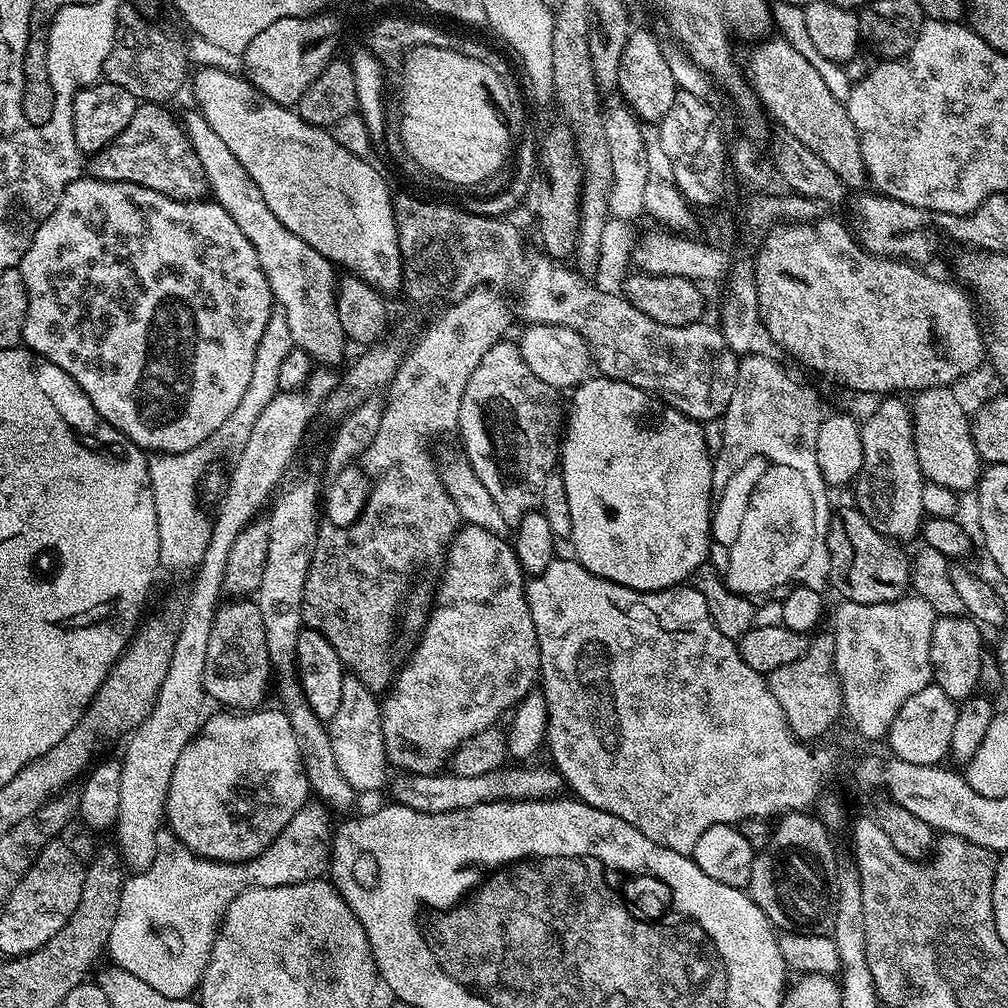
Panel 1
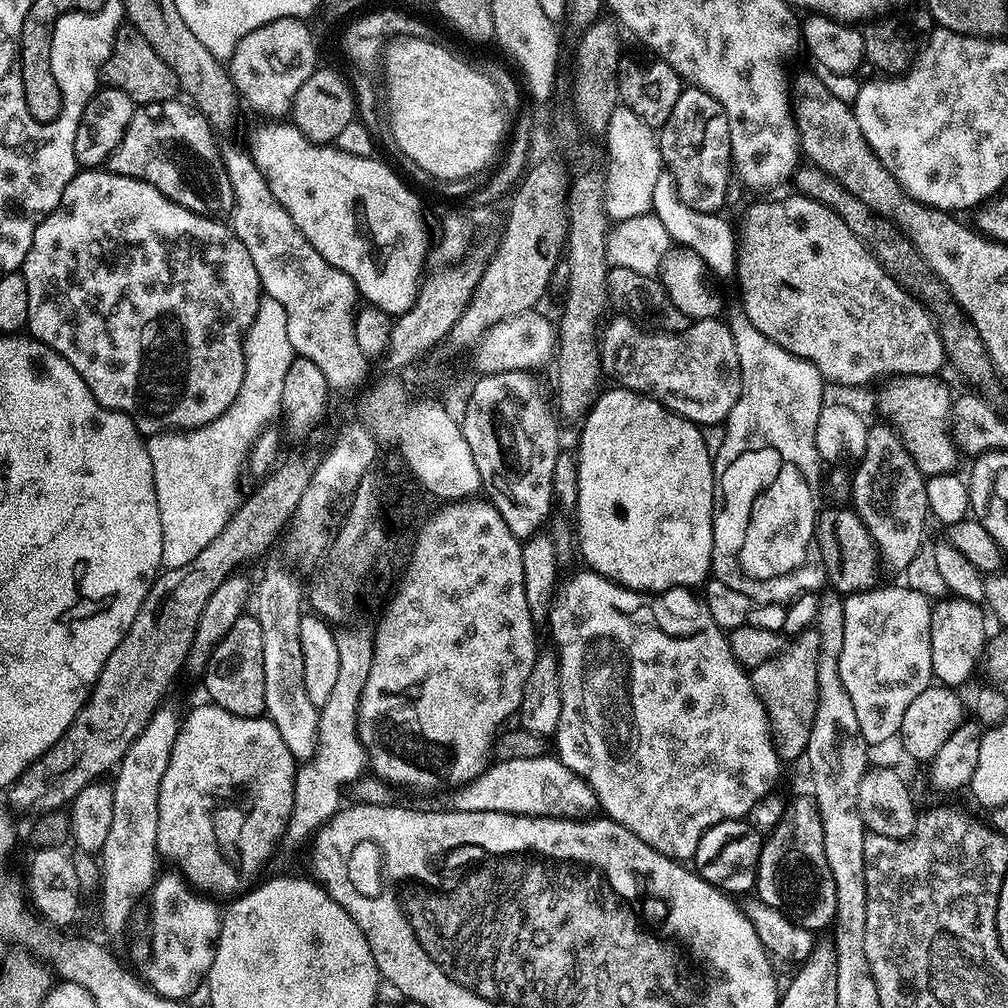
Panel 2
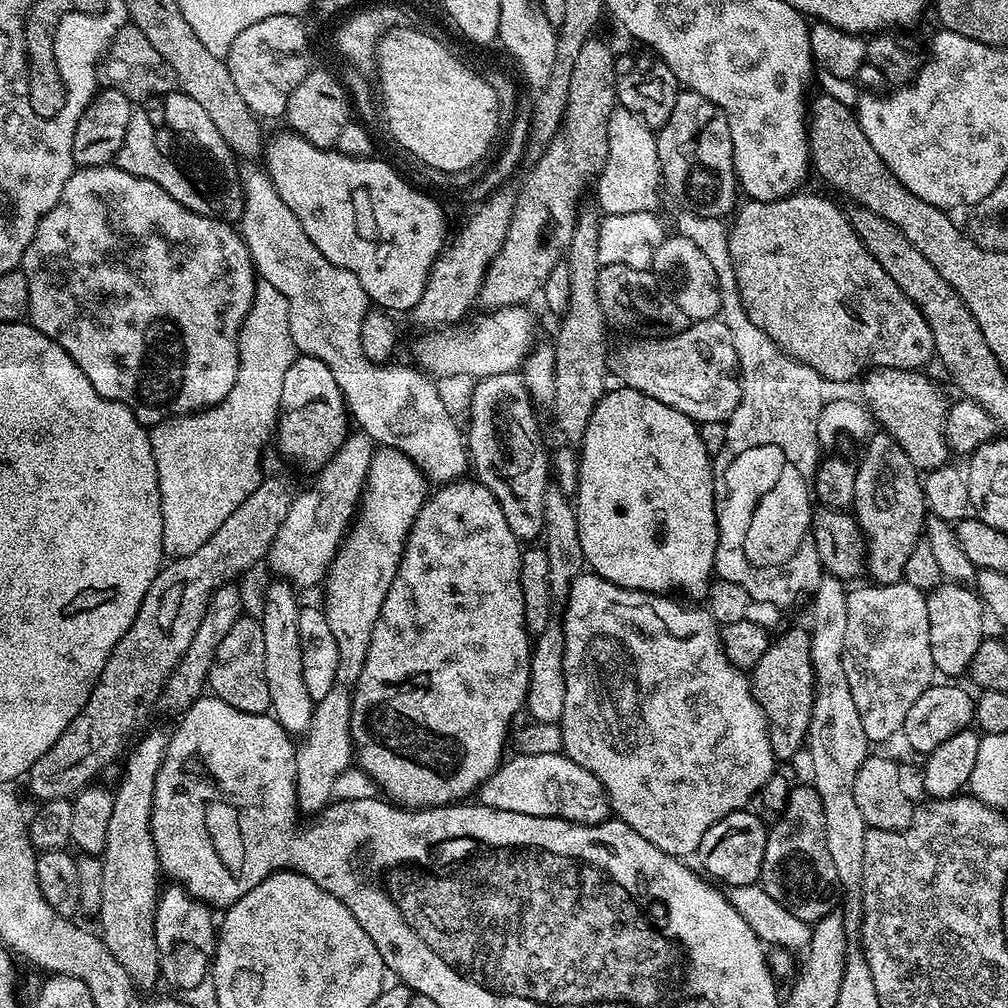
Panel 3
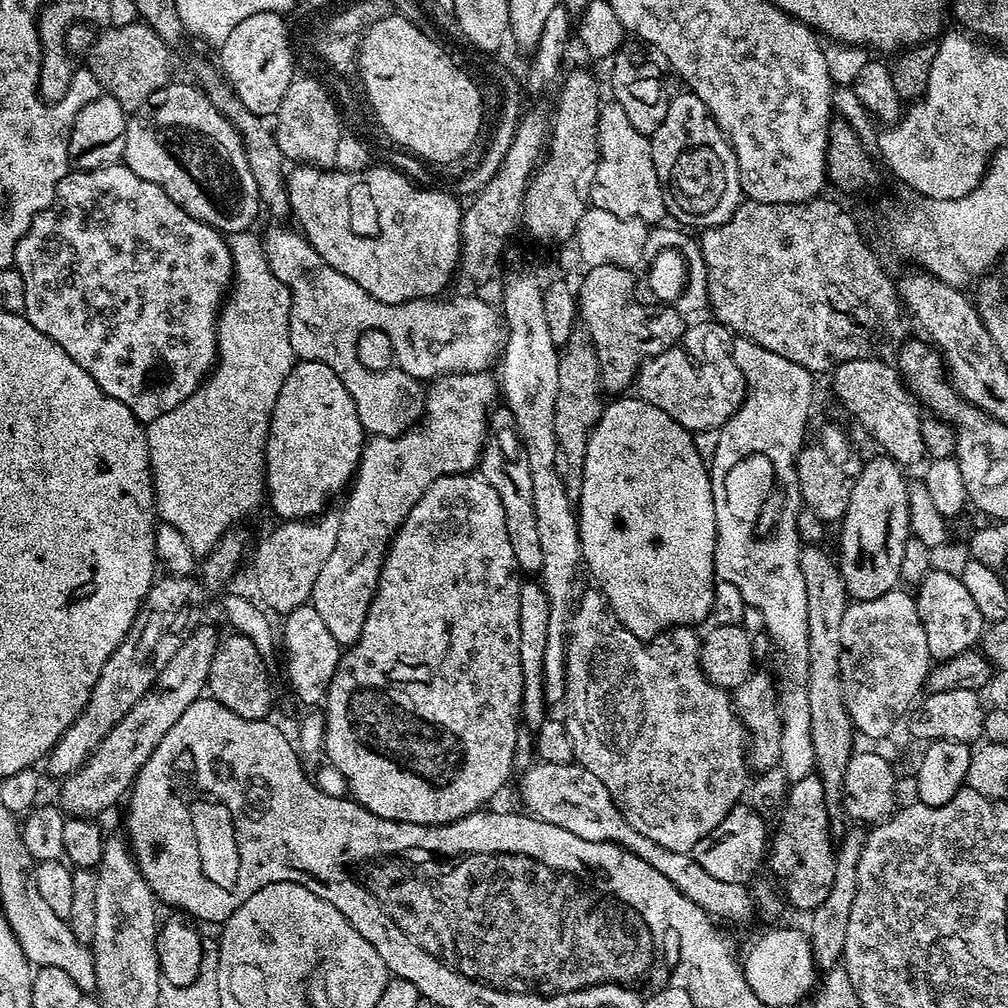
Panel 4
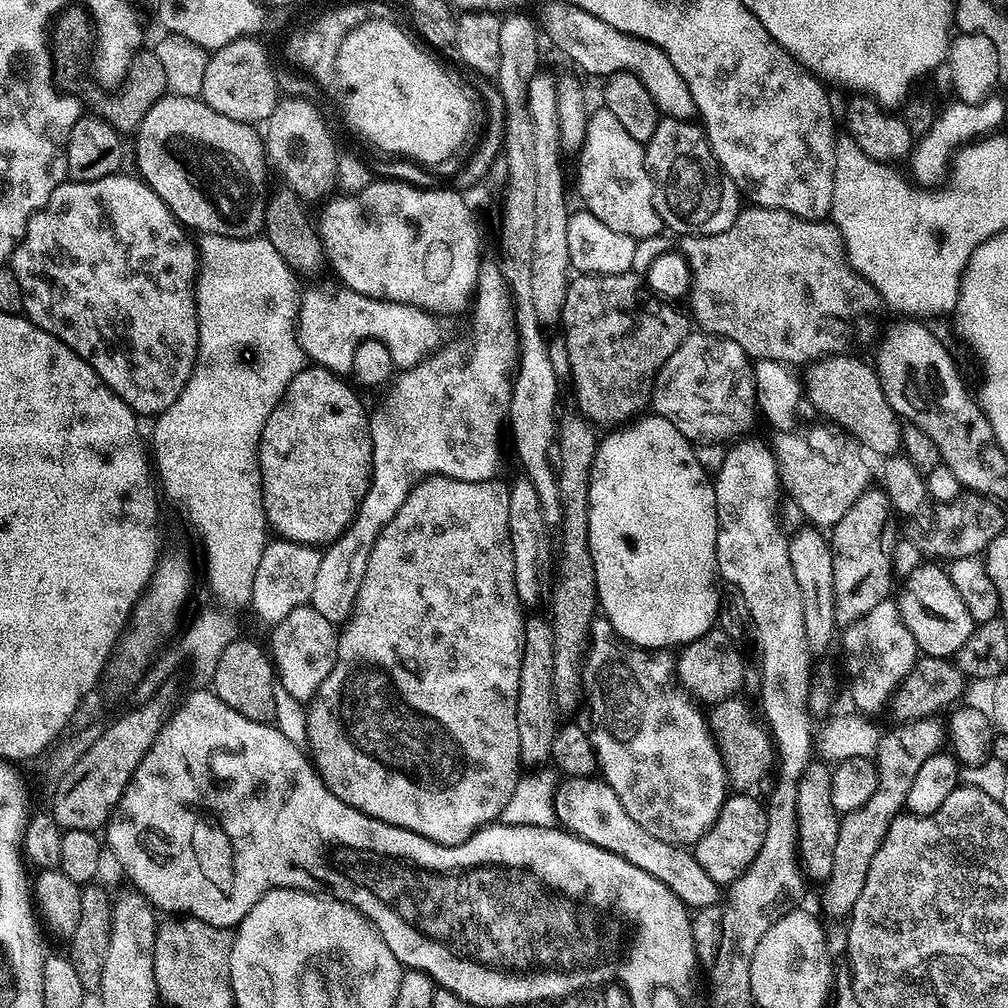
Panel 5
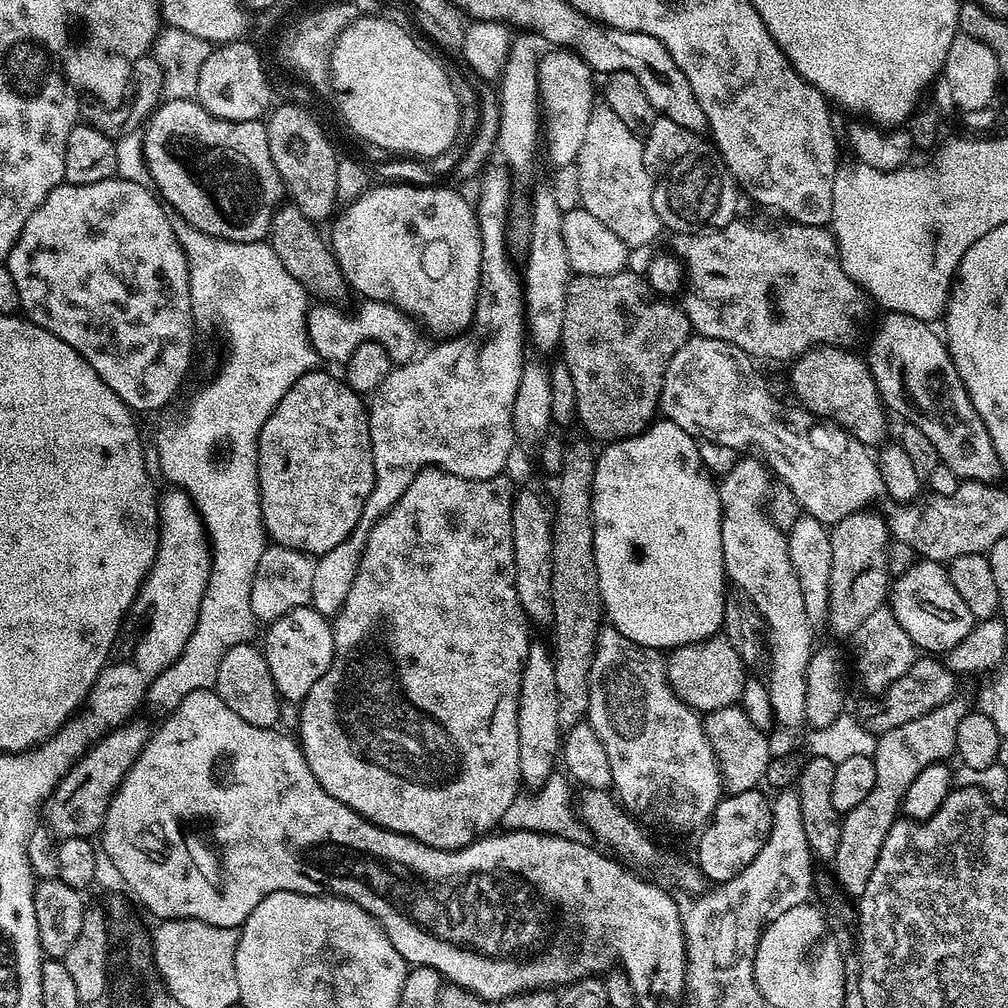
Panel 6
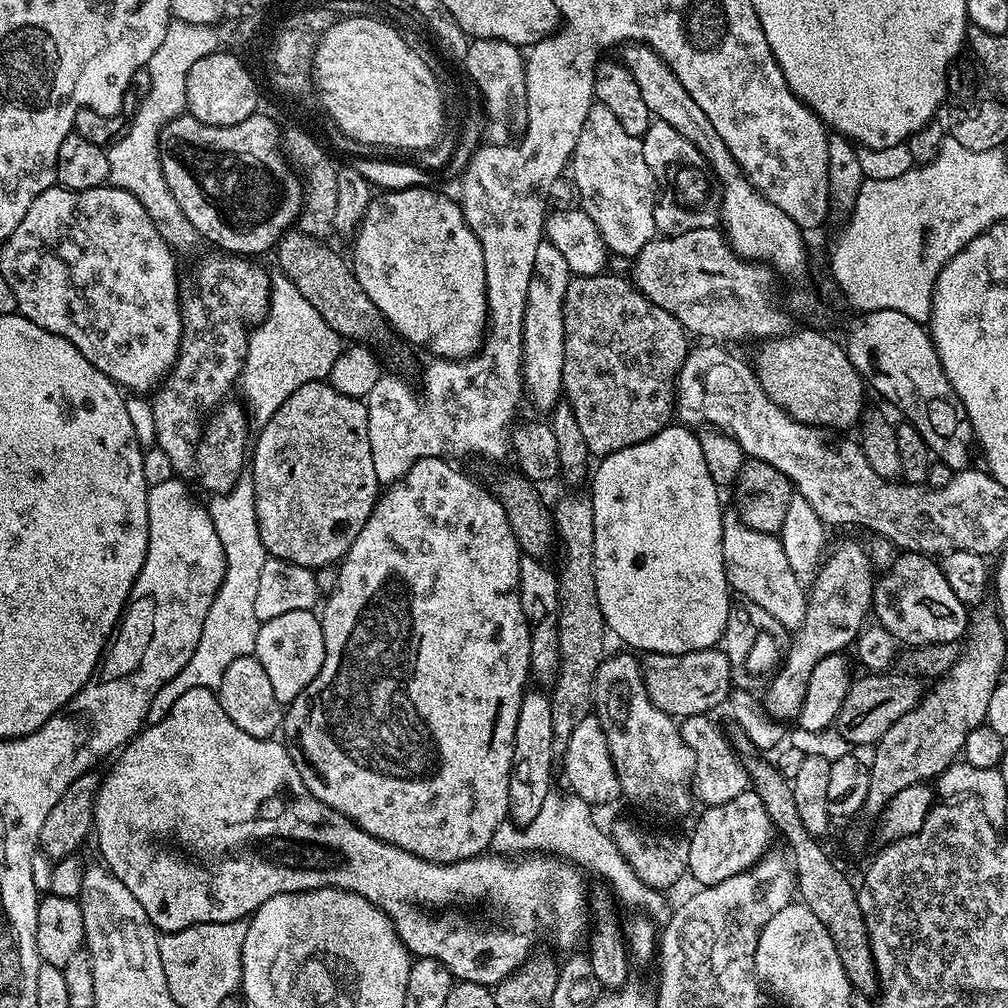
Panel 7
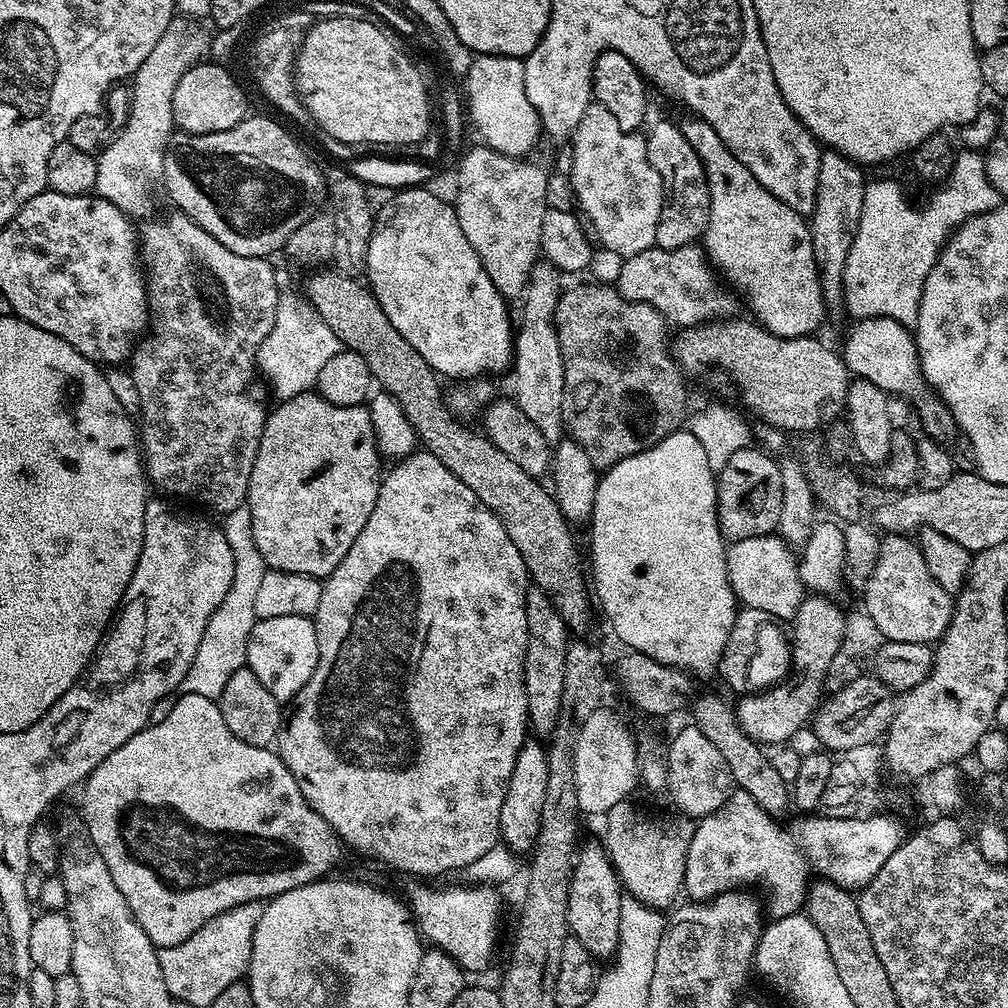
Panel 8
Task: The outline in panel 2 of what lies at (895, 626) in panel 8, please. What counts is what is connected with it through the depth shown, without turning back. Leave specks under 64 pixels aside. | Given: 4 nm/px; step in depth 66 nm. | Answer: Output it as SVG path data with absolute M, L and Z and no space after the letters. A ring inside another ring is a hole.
M944 598L932 609L930 622L930 657L933 659L932 675L941 685L953 690L959 689L976 668L981 667L986 647L986 631L984 632L985 609L981 605L959 598Z

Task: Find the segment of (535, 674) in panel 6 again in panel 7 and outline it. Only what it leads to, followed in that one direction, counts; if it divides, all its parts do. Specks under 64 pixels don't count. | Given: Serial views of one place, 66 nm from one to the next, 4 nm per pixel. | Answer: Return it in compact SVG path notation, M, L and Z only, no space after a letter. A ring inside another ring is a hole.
M532 690L525 691L524 701L520 707L518 714L518 726L516 727L516 737L514 738L514 758L512 759L512 773L510 774L510 798L508 799L508 816L515 820L517 824L529 824L534 818L538 816L538 810L542 810L542 802L546 802L546 798L554 791L554 784L552 784L552 763L557 759L554 754L554 726L550 722L550 706L552 705L549 693L544 690L536 690L540 692L532 692Z

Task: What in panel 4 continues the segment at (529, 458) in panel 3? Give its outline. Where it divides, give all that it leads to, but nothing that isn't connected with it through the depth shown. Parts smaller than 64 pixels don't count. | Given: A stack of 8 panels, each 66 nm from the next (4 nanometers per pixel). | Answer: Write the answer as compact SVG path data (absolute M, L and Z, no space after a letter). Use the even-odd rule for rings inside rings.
M493 427L484 441L484 455L478 465L479 475L484 477L502 498L502 510L506 510L506 534L510 534L510 547L514 550L516 567L521 573L539 573L542 566L542 545L538 538L537 515L534 508L533 479L527 462L527 452L515 427Z

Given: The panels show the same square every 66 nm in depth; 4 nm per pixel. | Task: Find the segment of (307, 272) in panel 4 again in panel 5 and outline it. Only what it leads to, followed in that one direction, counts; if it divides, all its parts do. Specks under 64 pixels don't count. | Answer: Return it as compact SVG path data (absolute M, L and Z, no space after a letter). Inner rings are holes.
M331 283L318 284L301 293L296 336L298 345L315 365L336 375L351 373L354 353L361 341L379 340L384 328L388 328L388 316L396 316L396 312L402 312L402 316L420 316L424 310L414 304L370 298L339 283Z

